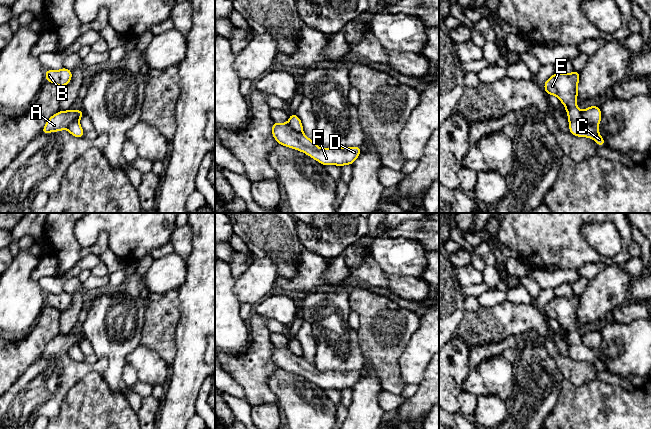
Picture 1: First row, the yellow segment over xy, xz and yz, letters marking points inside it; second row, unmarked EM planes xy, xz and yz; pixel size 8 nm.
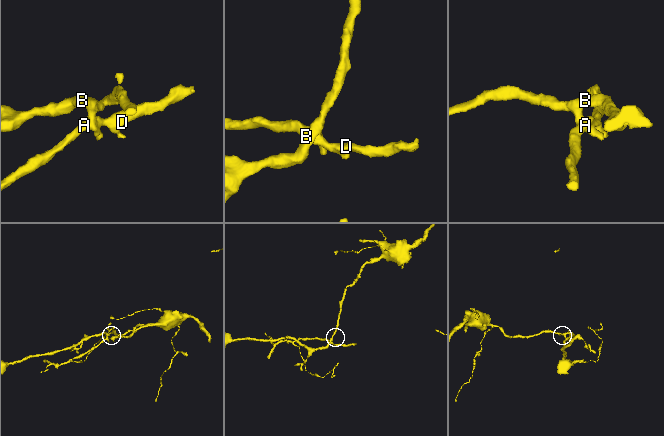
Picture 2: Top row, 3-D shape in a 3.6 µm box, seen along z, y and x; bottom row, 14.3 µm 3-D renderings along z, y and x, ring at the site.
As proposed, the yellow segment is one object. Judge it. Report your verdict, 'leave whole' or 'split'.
split

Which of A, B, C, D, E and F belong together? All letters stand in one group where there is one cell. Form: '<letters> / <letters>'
A D F / B C E

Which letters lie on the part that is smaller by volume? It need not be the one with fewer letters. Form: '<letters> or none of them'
A, D, F

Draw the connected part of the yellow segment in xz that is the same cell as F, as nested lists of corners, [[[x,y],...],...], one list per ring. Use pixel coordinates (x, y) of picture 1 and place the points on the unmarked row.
[[[273,345],[272,360],[278,368],[303,376],[324,390],[352,389],[361,377],[360,370],[320,372],[303,356],[295,356],[289,346],[276,347]]]

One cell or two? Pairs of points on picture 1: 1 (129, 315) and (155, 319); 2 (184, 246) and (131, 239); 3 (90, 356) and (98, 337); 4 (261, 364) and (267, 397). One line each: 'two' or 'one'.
1: two
2: two
3: two
4: one

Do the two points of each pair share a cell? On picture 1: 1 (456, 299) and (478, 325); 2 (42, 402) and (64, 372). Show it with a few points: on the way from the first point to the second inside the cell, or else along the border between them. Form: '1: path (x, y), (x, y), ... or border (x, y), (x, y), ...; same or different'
1: border (465, 310), (455, 332); different
2: path (42, 395), (57, 379); same

